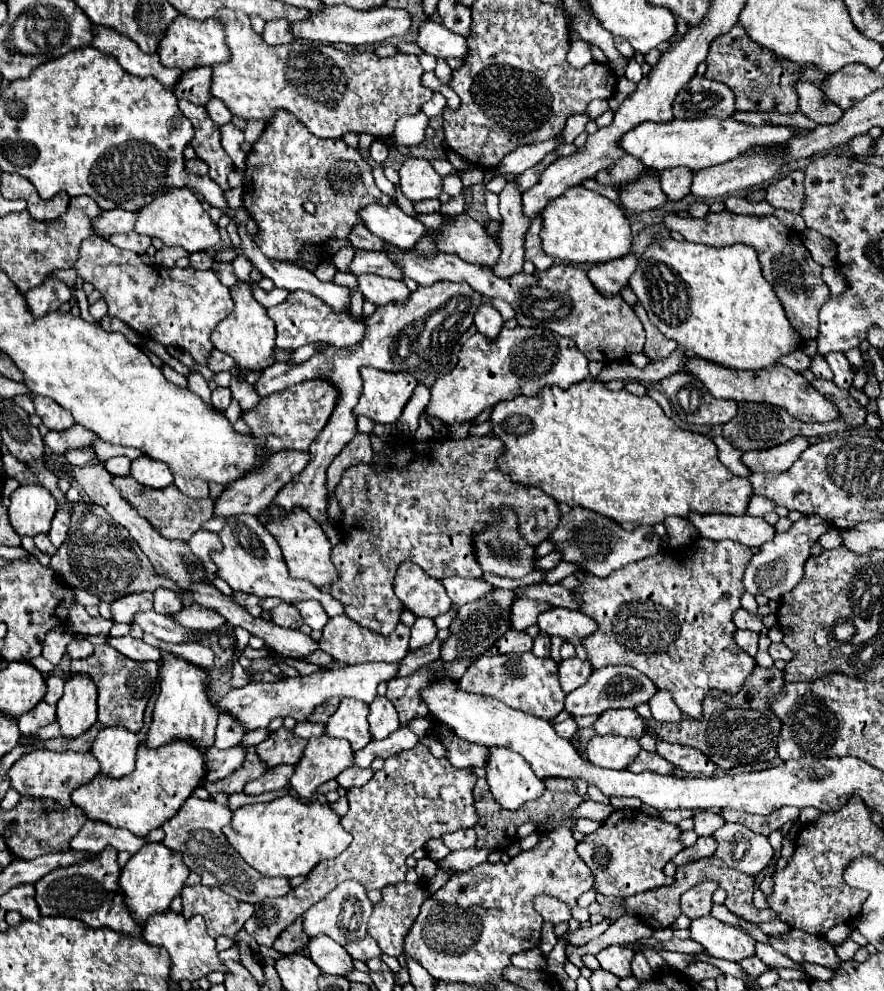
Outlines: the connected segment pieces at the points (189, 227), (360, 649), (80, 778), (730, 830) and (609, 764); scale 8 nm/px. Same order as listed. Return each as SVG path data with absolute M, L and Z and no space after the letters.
M172 187L168 193L156 197L152 203L138 209L138 219L134 225L134 231L138 235L158 237L164 245L180 245L190 253L196 253L200 249L216 247L220 243L218 227L210 221L210 215L202 209L196 193L188 187Z
M338 615L326 623L326 627L322 631L322 639L320 639L320 649L326 651L328 655L332 655L334 661L344 663L344 665L378 663L378 661L396 663L396 661L404 659L404 655L408 653L408 641L410 641L410 629L404 627L402 623L396 627L396 631L392 635L380 635L372 629L358 625L356 621L352 621L346 615Z
M40 749L40 751L30 751L28 755L22 755L10 767L8 777L10 777L12 789L16 789L20 795L36 797L36 799L52 799L60 807L68 809L72 805L72 801L70 801L72 789L94 779L94 775L98 775L98 771L100 771L100 765L96 763L96 757L92 753L76 753L76 751L56 753L56 751Z
M736 823L722 825L714 833L714 837L718 841L716 855L728 867L744 871L746 875L756 875L758 871L762 871L774 855L768 837L756 835Z
M594 735L586 745L586 757L592 765L602 769L626 769L640 753L640 745L634 739L602 737Z

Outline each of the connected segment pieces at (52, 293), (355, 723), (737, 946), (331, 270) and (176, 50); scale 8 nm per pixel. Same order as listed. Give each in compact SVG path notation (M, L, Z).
M48 277L46 281L42 281L38 287L30 289L26 293L26 301L28 301L28 307L30 311L36 315L36 317L42 317L46 315L48 311L58 311L58 307L66 301L70 301L72 293L70 293L70 287L56 279L56 277Z
M342 699L338 711L326 723L328 737L342 737L350 741L352 751L358 751L370 743L368 733L368 705L356 699Z
M712 915L694 919L690 923L690 939L700 943L704 953L718 959L740 961L754 955L754 939L738 927L726 925Z
M320 263L313 273L323 282L331 282L337 271L336 267L332 264Z
M178 15L158 45L158 57L164 67L176 67L180 71L188 71L200 65L224 63L224 59L228 59L228 47L224 43L224 27L220 27L220 21L214 17L206 21L196 21Z

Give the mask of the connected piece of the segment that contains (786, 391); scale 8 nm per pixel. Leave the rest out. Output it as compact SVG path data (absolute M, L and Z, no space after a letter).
M688 357L688 361L684 363L684 371L688 371L690 375L694 375L696 379L700 379L706 389L710 391L712 397L716 399L732 399L732 401L760 401L760 403L770 403L776 407L786 409L792 417L796 417L798 421L828 421L828 419L836 419L836 407L832 407L830 401L826 401L818 391L814 391L810 387L810 383L800 375L794 373L788 367L782 365L772 365L772 367L764 367L760 371L732 371L728 367L720 367L712 361L700 359L700 357Z

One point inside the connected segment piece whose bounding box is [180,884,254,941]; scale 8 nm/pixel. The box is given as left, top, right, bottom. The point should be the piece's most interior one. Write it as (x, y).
(224, 915)

